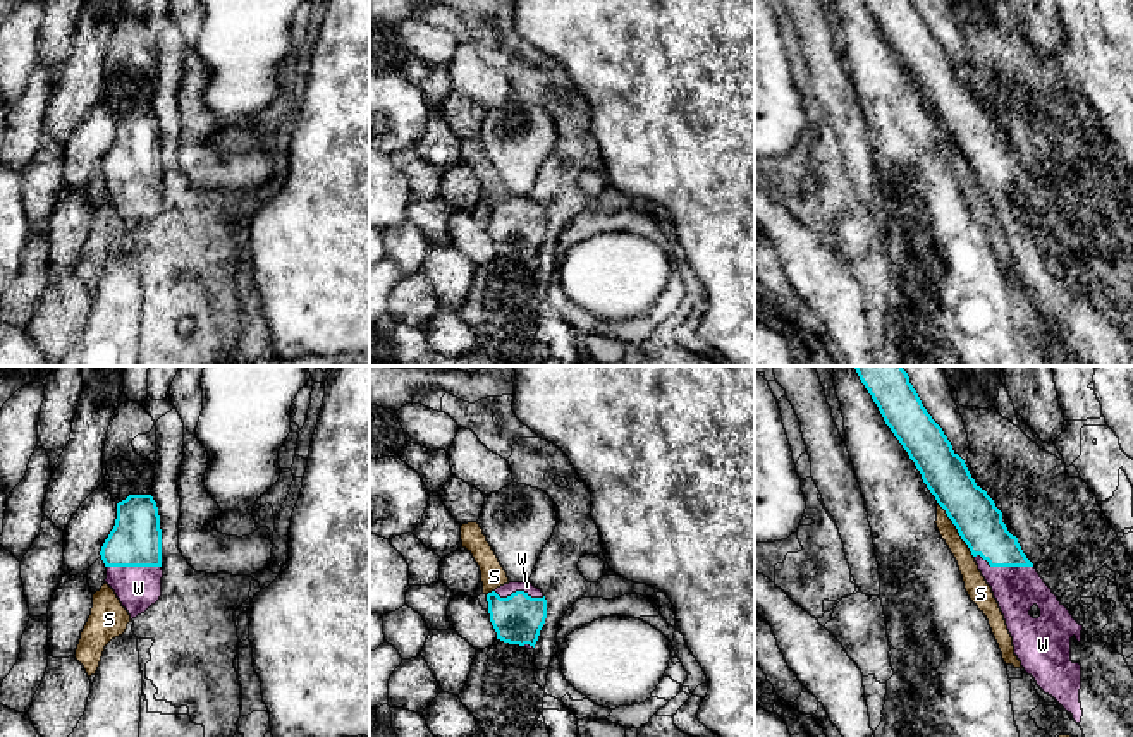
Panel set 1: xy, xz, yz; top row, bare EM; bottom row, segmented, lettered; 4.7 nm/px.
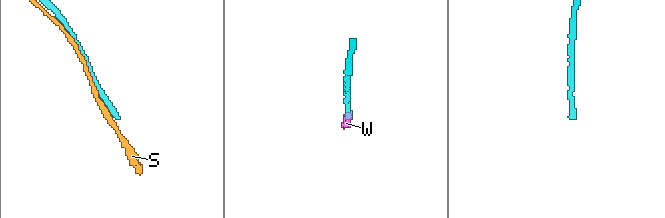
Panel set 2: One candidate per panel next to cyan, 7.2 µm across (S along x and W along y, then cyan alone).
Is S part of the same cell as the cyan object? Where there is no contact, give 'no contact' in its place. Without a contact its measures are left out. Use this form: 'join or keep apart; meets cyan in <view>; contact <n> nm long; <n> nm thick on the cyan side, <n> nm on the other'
keep apart; meets cyan in yz; contact 300 nm long; 220 nm thick on the cyan side, 90 nm on the other

